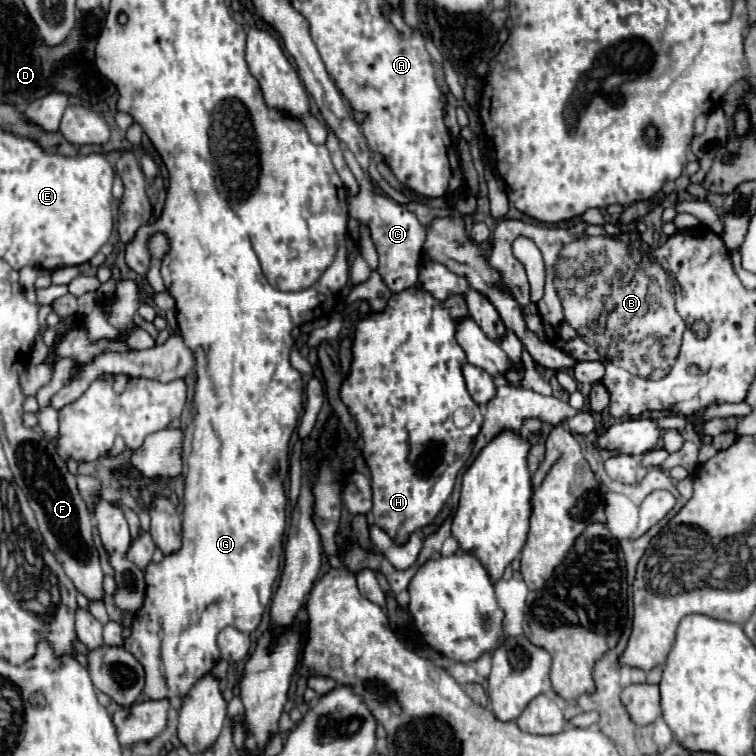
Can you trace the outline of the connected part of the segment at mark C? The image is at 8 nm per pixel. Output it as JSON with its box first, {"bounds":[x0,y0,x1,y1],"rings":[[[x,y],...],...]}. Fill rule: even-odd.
{"bounds":[344,149,426,293],"rings":[[[344,149],[344,159],[360,185],[358,195],[348,199],[348,215],[358,219],[362,225],[366,225],[370,229],[370,237],[372,237],[376,251],[378,251],[378,257],[380,257],[378,273],[380,273],[382,281],[386,283],[386,287],[392,293],[400,293],[400,291],[406,291],[410,287],[416,287],[418,269],[422,263],[422,243],[426,239],[424,225],[420,225],[416,215],[412,211],[404,209],[404,205],[400,205],[394,199],[390,199],[388,195],[376,191],[374,185],[370,183],[370,179],[364,175],[362,167],[358,165],[356,157],[348,149]]]}

